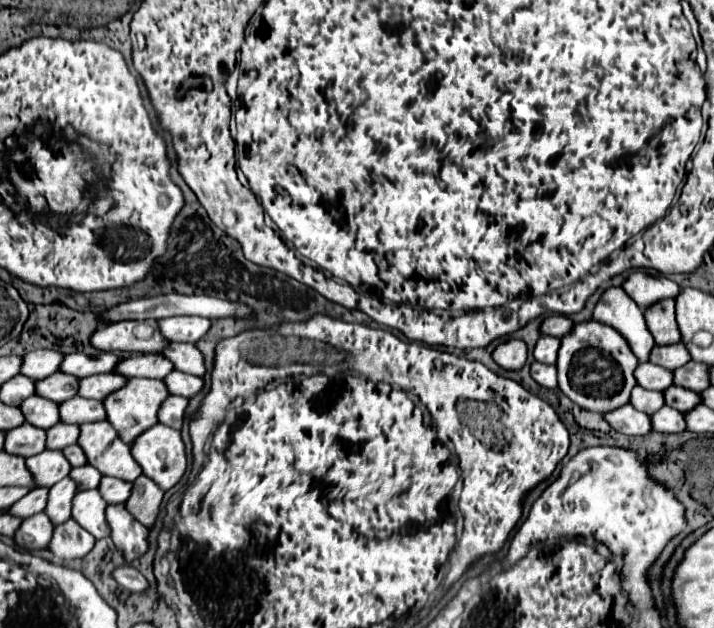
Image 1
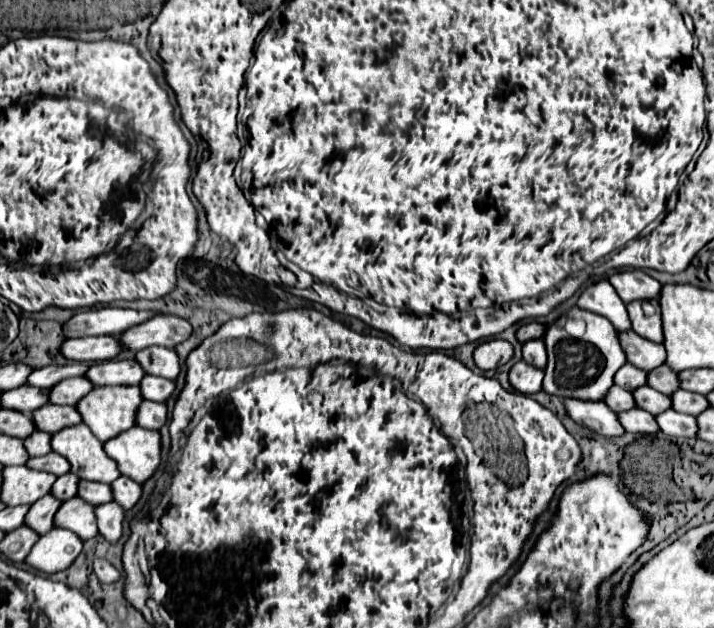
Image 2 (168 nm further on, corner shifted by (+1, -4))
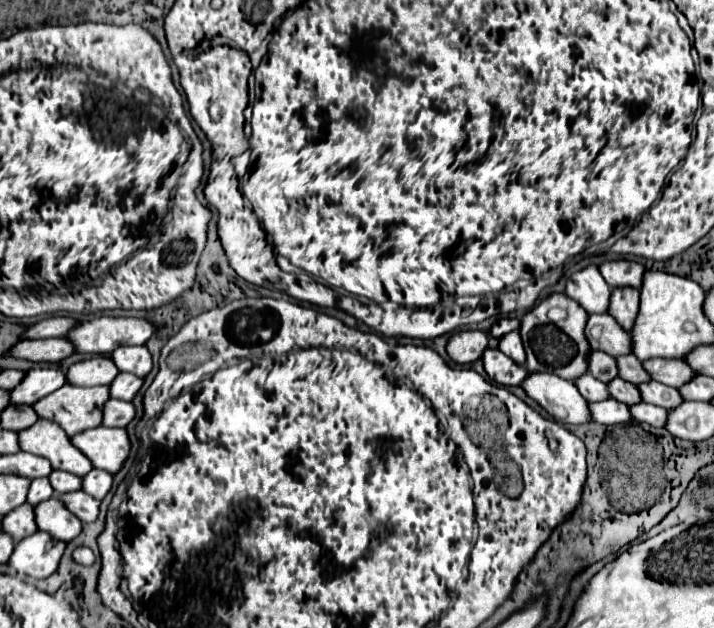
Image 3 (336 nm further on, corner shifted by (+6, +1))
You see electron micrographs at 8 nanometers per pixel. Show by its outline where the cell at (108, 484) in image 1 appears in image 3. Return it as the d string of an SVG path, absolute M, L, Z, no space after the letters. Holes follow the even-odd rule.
M53 470L53 474L47 476L49 484L53 486L53 490L57 494L65 494L65 492L73 492L73 490L81 490L81 478L69 472L61 472L61 470Z

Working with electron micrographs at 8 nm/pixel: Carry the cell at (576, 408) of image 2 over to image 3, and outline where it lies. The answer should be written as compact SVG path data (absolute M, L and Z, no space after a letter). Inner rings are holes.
M529 374L529 378L521 382L521 388L557 422L585 424L591 420L587 400L577 392L571 382L565 382L555 374Z

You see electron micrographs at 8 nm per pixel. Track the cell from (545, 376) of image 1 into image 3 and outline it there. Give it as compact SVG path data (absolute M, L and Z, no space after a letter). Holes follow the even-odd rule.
M485 348L485 354L481 356L483 368L491 380L503 386L519 386L527 378L527 370L519 364L515 364L511 358L507 358L503 352Z

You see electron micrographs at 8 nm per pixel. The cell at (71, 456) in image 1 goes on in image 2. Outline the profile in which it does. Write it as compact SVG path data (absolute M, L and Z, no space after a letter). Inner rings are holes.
M50 453L44 457L34 457L26 463L32 469L40 469L40 471L50 471L54 475L64 475L70 471L70 463L66 463L66 459L62 459L62 455L58 453Z

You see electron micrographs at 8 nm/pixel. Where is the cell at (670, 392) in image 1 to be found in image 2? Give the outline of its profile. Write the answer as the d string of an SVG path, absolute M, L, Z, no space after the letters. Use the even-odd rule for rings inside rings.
M644 385L644 387L638 387L634 391L634 399L636 399L636 405L644 411L652 411L652 409L658 409L658 411L666 411L670 409L670 397L668 395L662 395L660 391L654 391L652 387Z

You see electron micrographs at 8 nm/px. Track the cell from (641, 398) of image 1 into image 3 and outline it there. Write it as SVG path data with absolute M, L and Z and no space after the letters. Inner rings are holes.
M583 374L577 382L573 382L579 390L581 396L585 396L587 402L601 402L601 400L607 400L609 394L607 394L607 384L599 382L597 378L593 378L591 374Z

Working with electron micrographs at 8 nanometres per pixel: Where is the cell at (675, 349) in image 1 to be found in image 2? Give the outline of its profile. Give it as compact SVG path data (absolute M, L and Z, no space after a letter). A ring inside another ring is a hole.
M634 331L620 333L620 341L626 351L628 363L636 365L638 369L652 371L654 367L662 367L666 363L666 349L658 343L642 339Z

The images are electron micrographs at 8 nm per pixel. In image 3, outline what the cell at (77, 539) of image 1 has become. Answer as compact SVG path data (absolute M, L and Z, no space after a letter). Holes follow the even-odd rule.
M35 532L29 538L17 542L17 550L13 550L7 566L15 574L31 578L47 578L57 570L63 550L65 542L53 540L45 532Z

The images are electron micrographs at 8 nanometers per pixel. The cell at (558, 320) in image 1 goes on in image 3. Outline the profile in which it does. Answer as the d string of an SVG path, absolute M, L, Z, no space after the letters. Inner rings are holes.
M501 318L491 330L489 330L489 334L493 336L493 338L501 338L503 334L507 334L507 332L511 332L511 330L517 330L519 328L519 320L517 318Z

